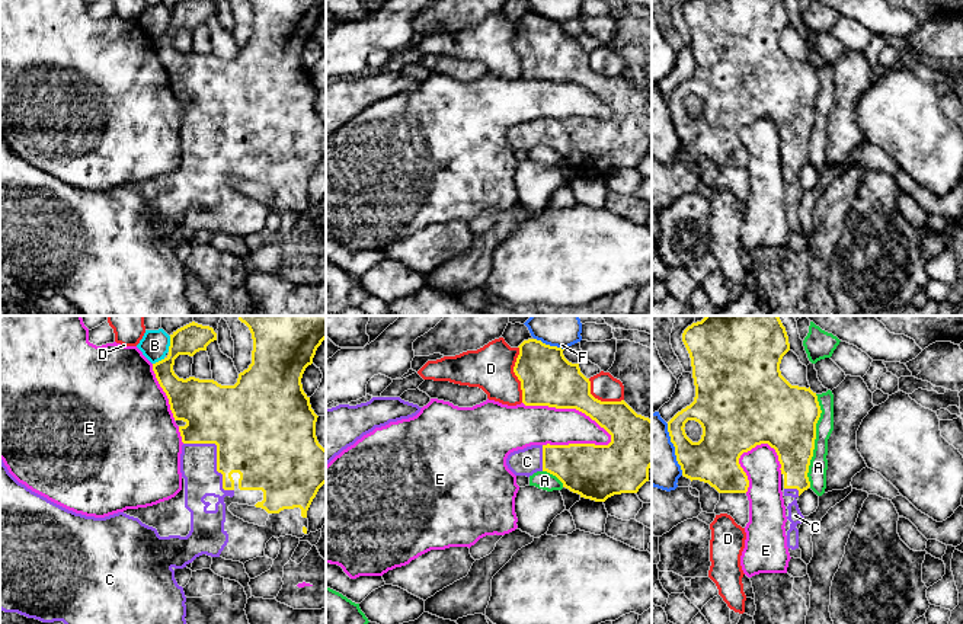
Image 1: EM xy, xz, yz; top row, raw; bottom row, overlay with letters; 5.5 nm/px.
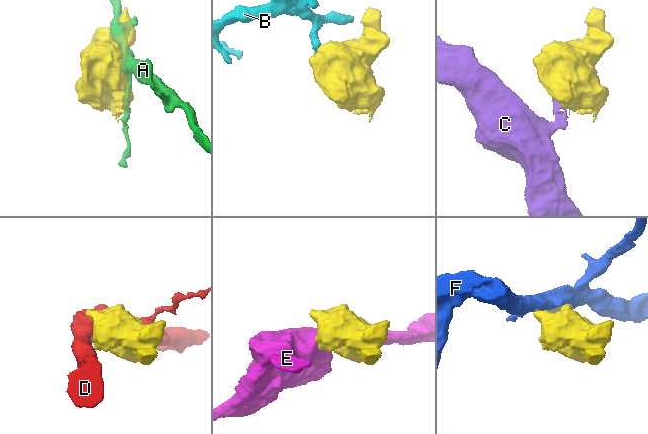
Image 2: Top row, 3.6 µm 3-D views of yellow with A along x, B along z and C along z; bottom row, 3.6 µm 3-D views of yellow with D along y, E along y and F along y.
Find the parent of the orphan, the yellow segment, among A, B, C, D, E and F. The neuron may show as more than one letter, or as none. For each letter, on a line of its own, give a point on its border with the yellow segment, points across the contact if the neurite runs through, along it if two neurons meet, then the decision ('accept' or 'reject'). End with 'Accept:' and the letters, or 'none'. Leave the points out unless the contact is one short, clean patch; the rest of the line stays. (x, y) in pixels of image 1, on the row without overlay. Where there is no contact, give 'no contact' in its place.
A: yz (813, 115) | reject
B: xy (170, 18) | along xy (170, 10), (168, 25) | reject
C: xy (217, 130) | across xy (256, 108), (233, 114), (217, 130), (198, 136) | accept
D: xz (515, 48) | reject
E: xz (569, 82) | reject
F: xz (549, 19) | reject
Accept: C

